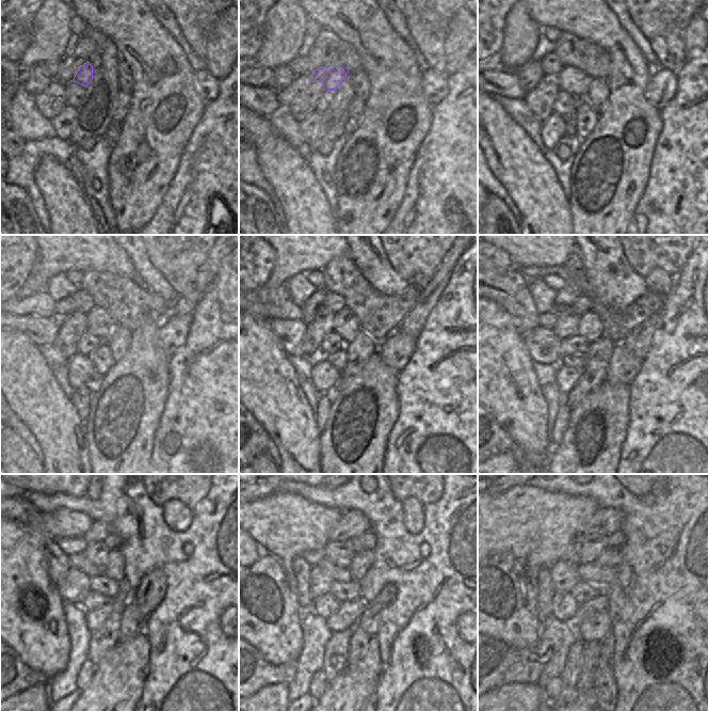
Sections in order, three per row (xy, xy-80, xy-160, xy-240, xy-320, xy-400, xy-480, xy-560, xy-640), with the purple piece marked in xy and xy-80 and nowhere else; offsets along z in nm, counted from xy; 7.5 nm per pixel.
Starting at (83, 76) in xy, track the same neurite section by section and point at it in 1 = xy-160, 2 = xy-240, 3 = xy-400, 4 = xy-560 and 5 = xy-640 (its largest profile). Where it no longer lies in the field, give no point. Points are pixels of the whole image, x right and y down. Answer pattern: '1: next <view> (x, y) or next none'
1: next xy-160 (576, 82)
2: next xy-240 (100, 322)
3: next xy-400 (590, 327)
4: next xy-560 (363, 561)
5: next xy-640 (611, 557)

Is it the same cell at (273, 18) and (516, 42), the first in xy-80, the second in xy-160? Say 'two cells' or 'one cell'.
one cell

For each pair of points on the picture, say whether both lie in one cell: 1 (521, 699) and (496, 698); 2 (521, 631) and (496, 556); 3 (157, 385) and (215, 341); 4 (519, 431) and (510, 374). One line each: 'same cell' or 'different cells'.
1: same cell
2: same cell
3: different cells
4: same cell

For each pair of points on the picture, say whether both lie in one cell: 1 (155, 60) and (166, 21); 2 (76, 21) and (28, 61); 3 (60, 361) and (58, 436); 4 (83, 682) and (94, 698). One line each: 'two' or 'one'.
1: two
2: two
3: two
4: two

